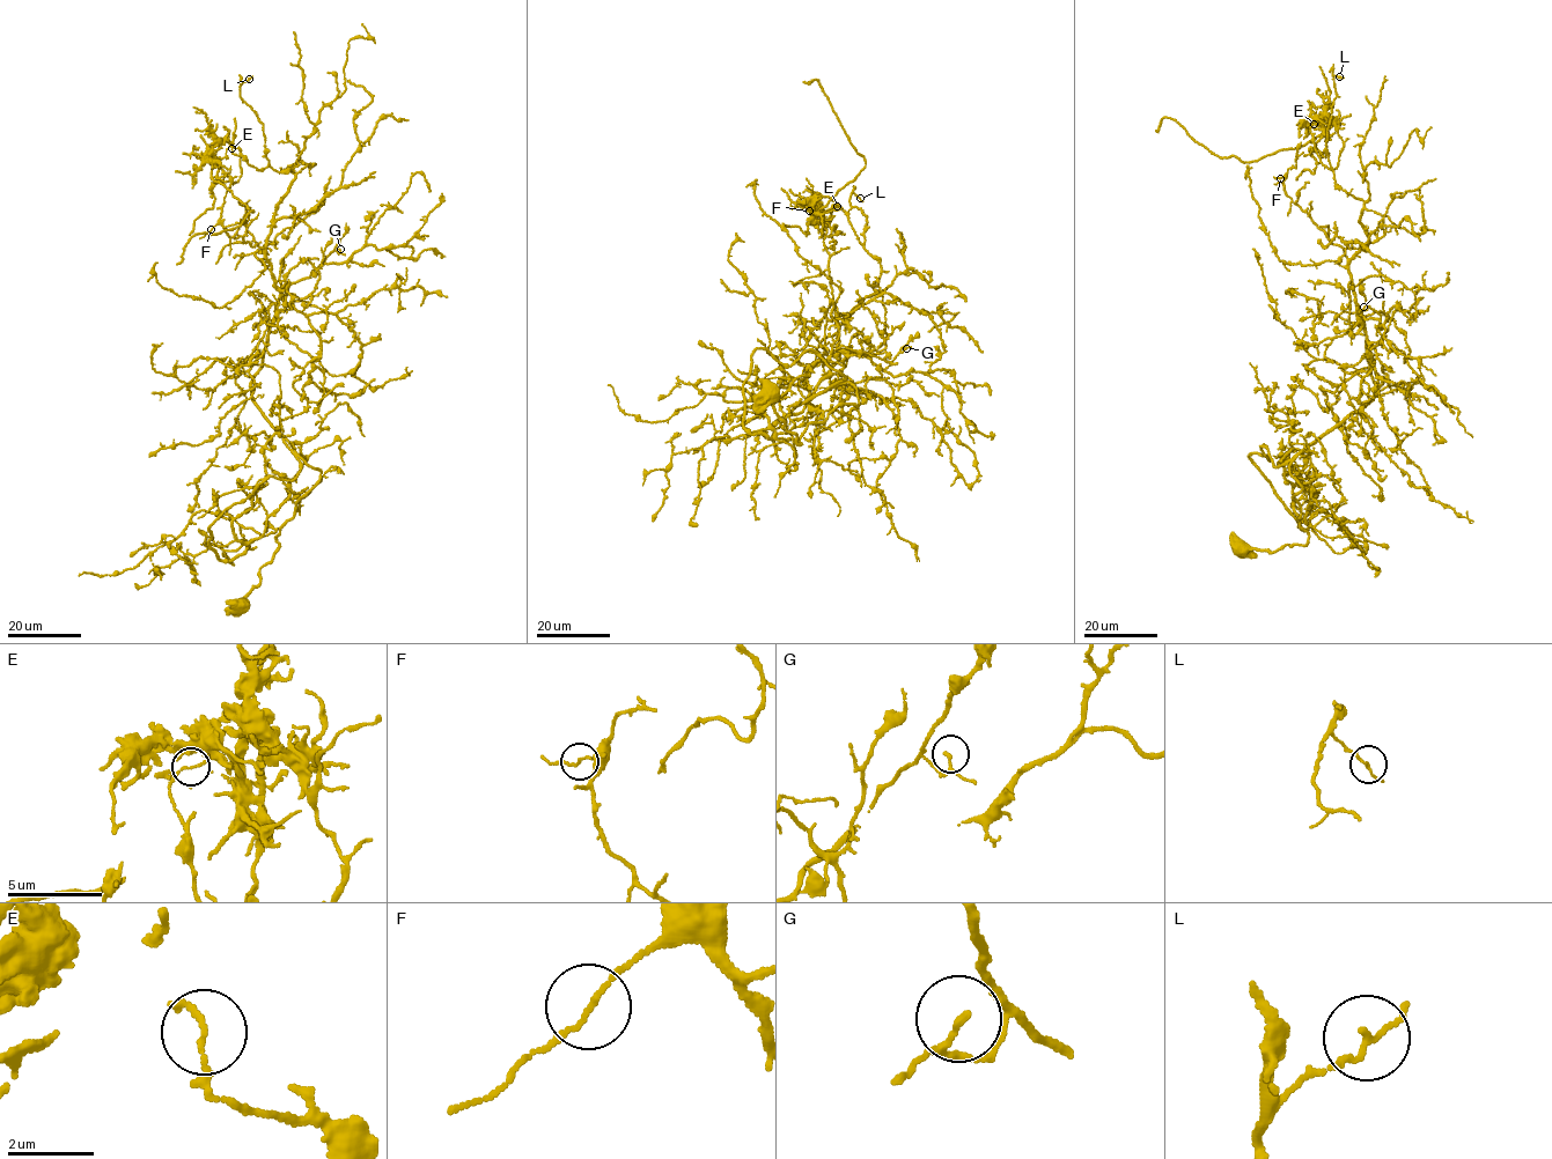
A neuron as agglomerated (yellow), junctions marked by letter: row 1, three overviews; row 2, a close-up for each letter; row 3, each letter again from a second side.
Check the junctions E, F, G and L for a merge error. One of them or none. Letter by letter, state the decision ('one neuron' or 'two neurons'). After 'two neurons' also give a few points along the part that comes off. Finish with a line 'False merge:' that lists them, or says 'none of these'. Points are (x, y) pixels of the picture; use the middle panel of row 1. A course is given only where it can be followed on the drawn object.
E: two neurons; course (837, 206), (826, 220), (815, 212), (813, 219), (854, 178), (866, 164), (863, 155), (819, 83), (803, 81)
F: one neuron
G: one neuron
L: one neuron
False merge: E

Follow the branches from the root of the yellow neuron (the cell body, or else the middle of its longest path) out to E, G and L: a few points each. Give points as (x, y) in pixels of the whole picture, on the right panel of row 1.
E: (1238, 545), (1307, 544), (1289, 465), (1376, 392), (1348, 270), (1368, 240), (1363, 202), (1322, 164), (1314, 124)
G: (1238, 545), (1271, 552), (1308, 543), (1289, 465), (1376, 392), (1360, 315), (1381, 315), (1363, 307)
L: (1238, 545), (1307, 544), (1289, 465), (1376, 392), (1348, 270), (1363, 202), (1325, 147), (1339, 76)

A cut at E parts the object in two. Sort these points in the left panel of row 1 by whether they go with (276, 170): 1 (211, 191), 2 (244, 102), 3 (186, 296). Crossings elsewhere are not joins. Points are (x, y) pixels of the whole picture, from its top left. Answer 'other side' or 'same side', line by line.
1: other side
2: same side
3: same side

